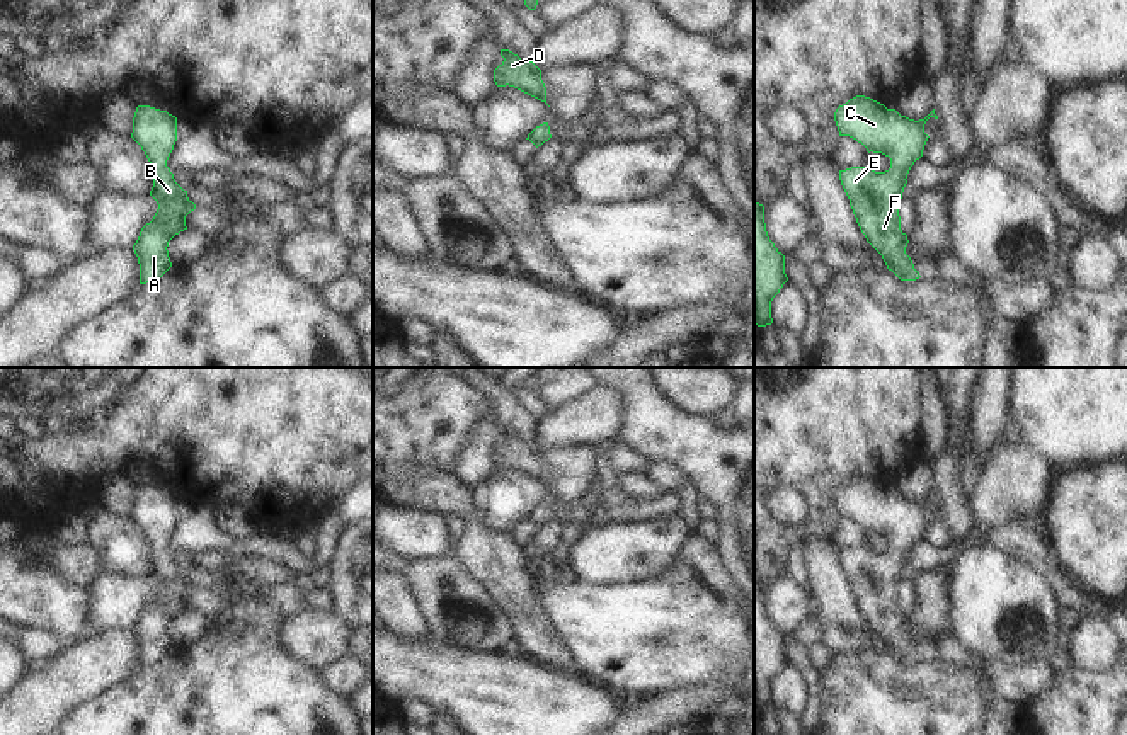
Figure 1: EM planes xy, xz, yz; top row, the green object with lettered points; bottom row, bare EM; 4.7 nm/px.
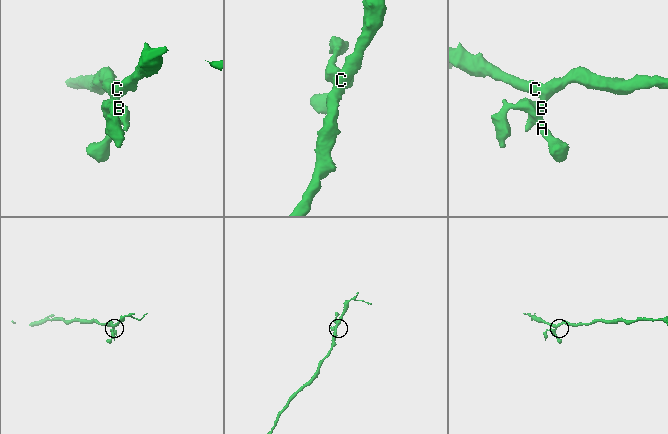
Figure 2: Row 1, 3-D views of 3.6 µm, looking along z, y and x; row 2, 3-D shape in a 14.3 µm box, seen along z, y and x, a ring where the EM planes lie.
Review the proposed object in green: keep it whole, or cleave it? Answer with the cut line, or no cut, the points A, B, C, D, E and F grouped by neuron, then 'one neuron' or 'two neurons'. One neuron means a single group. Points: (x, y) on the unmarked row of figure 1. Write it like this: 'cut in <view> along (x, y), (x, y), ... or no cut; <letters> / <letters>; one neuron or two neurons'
no cut; A B C D E F; one neuron

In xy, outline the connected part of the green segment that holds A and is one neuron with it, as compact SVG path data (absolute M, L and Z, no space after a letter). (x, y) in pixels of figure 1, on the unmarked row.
M138 487L131 519L141 527L155 551L150 577L157 582L158 590L133 626L140 645L140 665L146 665L160 660L172 648L169 623L187 611L186 597L196 590L196 585L167 548L177 522L177 499L167 492Z

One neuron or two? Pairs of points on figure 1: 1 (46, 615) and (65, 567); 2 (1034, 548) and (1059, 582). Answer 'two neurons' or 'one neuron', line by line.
1: two neurons
2: one neuron

